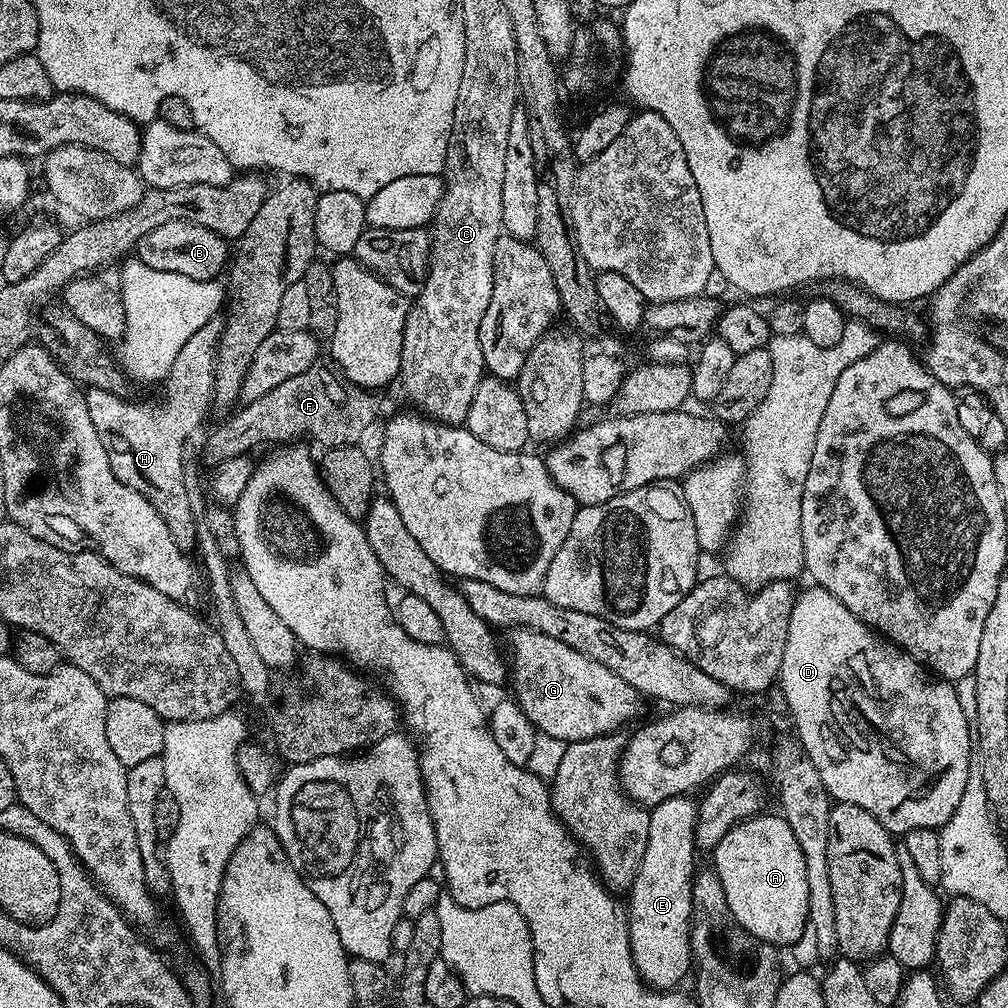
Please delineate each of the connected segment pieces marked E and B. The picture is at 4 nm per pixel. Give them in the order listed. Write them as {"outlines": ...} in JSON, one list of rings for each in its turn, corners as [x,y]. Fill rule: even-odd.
{"outlines":[[[[687,795],[664,799],[650,810],[649,837],[638,874],[628,891],[628,937],[635,968],[656,991],[671,991],[691,971],[692,882],[696,872],[697,803]]],[[[175,220],[166,222],[166,226],[158,226],[150,235],[140,239],[136,243],[134,256],[154,270],[177,272],[195,280],[215,280],[225,271],[229,263],[230,244],[218,234],[214,234],[214,230],[206,230],[206,226]]]]}

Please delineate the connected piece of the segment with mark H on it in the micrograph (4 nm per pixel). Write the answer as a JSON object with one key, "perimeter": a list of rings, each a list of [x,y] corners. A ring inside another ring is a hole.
{"perimeter":[[[213,318],[210,322],[206,322],[206,326],[202,326],[197,332],[186,342],[186,346],[182,346],[182,350],[178,350],[178,355],[174,358],[174,366],[170,366],[170,370],[164,376],[162,387],[164,393],[157,400],[144,400],[141,404],[135,404],[131,398],[125,398],[118,394],[107,393],[106,390],[89,388],[84,392],[86,398],[86,410],[90,410],[90,422],[94,422],[94,430],[98,430],[98,439],[102,441],[102,446],[106,446],[106,454],[110,458],[110,466],[114,470],[114,474],[118,478],[118,482],[122,482],[126,486],[130,486],[130,490],[138,490],[138,494],[142,494],[142,498],[146,498],[150,502],[150,506],[154,506],[154,510],[158,510],[158,514],[162,514],[162,522],[166,522],[166,526],[170,526],[170,534],[174,538],[174,542],[178,542],[178,546],[185,550],[192,550],[196,544],[196,526],[198,530],[198,516],[192,513],[192,500],[188,497],[188,484],[184,481],[184,439],[199,426],[207,414],[208,408],[213,407],[212,391],[214,390],[214,370],[216,369],[216,347],[220,345],[220,335],[224,329],[224,320]]]}

